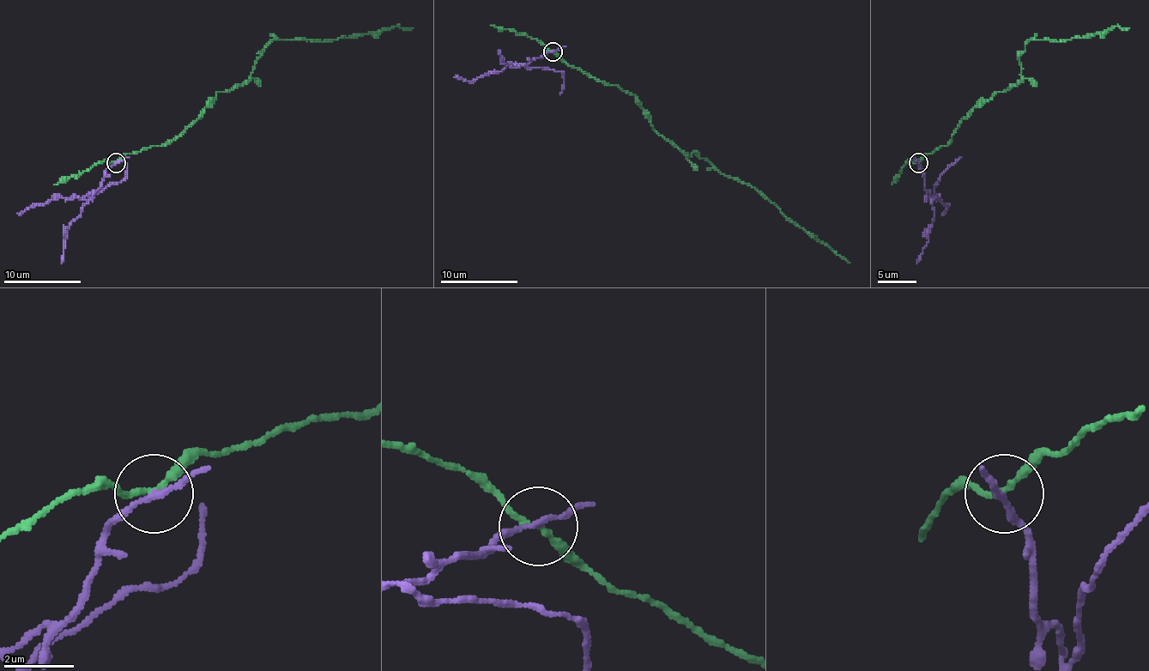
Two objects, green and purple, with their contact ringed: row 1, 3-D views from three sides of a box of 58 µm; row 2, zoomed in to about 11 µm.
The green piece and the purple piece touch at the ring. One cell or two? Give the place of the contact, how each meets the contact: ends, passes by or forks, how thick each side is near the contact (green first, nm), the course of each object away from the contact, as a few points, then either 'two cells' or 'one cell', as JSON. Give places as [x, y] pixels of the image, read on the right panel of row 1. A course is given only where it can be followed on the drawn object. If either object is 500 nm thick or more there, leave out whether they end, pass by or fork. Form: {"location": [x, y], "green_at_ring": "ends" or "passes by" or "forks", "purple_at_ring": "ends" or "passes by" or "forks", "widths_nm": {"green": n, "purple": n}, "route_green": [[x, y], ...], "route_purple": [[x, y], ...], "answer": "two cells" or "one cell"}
{"location": [918, 162], "green_at_ring": "passes by", "purple_at_ring": "passes by", "widths_nm": {"green": 160, "purple": 150}, "route_green": [[919, 163], [952, 140], [959, 123], [996, 92], [1021, 78], [1019, 57], [1031, 39], [1058, 41], [1129, 28]], "route_purple": [[919, 163], [924, 188], [932, 200], [938, 178], [961, 157]], "answer": "two cells"}

